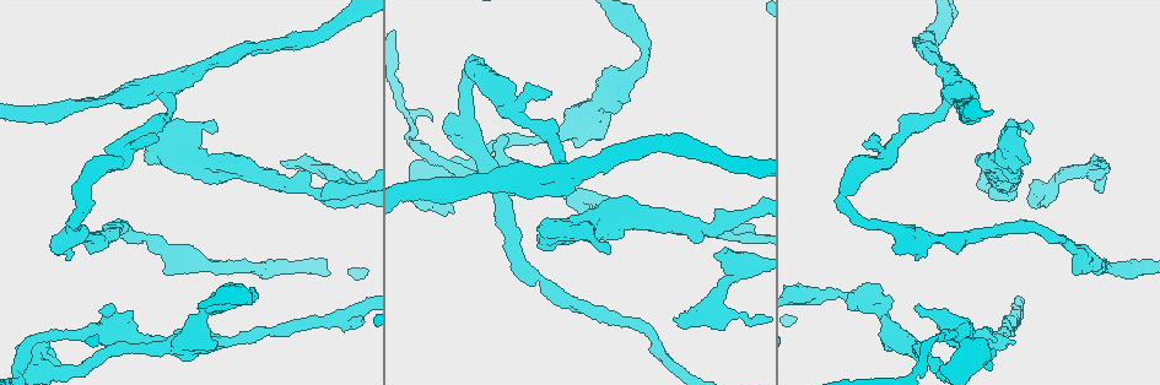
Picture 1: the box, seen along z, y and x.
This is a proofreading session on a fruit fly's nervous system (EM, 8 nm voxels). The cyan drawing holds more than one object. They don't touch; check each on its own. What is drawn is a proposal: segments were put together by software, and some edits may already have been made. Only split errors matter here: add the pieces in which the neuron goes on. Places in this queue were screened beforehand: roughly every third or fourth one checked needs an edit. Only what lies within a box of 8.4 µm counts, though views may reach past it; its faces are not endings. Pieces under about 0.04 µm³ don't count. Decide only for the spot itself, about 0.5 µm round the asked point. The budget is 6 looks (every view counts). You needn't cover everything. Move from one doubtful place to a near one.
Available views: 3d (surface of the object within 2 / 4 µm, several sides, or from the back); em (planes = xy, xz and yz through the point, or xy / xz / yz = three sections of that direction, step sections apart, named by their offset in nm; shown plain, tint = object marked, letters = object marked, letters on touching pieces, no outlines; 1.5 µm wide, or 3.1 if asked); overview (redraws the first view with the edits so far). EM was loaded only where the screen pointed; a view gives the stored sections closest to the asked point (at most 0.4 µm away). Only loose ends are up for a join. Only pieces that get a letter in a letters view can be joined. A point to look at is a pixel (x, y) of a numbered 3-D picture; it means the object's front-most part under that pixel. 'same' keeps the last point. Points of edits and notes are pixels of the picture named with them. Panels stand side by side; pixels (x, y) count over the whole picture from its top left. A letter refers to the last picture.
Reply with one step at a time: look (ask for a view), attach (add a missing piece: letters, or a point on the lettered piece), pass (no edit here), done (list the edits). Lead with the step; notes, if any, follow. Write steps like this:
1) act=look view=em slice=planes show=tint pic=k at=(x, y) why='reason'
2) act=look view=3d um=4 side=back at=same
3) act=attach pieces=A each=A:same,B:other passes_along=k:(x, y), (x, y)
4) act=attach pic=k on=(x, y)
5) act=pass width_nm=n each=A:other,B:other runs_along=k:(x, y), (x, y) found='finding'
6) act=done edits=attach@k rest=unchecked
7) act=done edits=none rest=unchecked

act=look view=em slice=xz step=8 show=letters pic=1 at=(988, 368) why='free end'

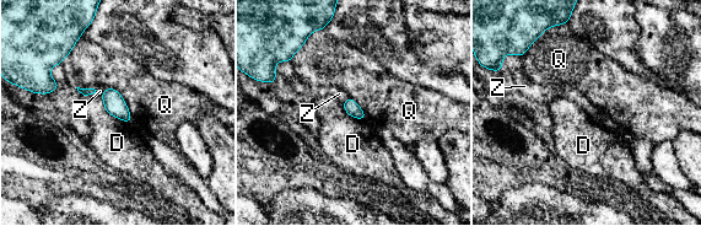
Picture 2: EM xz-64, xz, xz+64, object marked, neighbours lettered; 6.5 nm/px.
act=pass each=D:other,Q:other,Z:other border=2:(104, 87), (122, 96), (133, 119) found='no lettered piece goes on from it'

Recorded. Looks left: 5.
act=look view=em slice=xz step=4 show=letters pic=1 at=(1015, 341) why='free end'

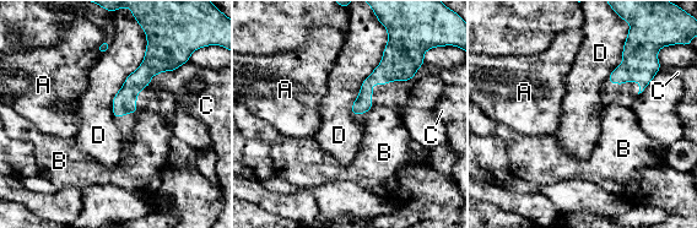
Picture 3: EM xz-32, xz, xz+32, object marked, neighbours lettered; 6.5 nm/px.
act=pass longest_contact=D:550nm each=A:other,B:other,C:other,D:other found='none of them fits'

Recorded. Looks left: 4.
act=look view=em slice=planes show=letters pic=1 at=(154, 139) why='an open end'

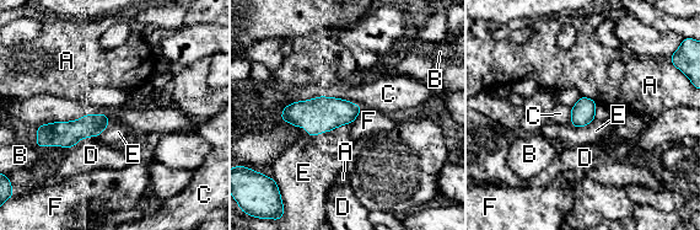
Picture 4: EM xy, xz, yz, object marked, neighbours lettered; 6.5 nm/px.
act=pass each=A:other,B:other,C:other,D:other,E:other,F:other border=4:(597, 103), (593, 118) found='no lettered piece goes on from it'

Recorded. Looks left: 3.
act=done edits=none rest=unchecked

